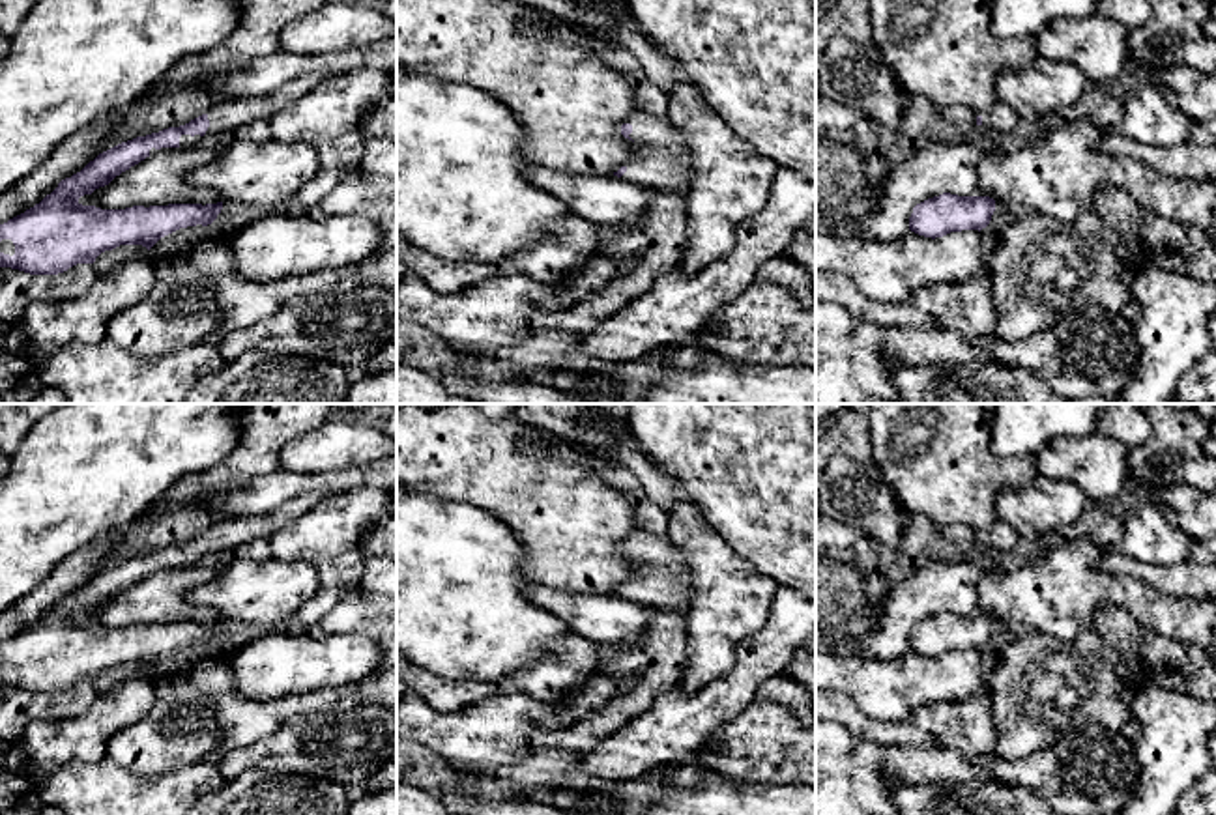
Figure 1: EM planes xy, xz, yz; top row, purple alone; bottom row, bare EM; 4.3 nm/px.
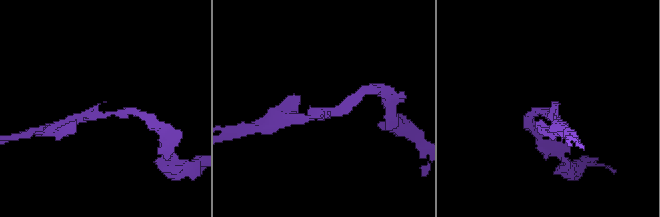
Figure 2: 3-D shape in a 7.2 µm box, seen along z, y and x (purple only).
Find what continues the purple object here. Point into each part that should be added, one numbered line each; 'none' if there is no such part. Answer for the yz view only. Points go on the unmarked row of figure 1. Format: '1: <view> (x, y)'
1: yz (1001, 537)

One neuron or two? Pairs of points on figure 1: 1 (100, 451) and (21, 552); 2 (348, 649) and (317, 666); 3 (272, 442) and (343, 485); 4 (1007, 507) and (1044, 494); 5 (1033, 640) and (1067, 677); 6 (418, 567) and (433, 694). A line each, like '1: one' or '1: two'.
1: one
2: one
3: two
4: one
5: one
6: two

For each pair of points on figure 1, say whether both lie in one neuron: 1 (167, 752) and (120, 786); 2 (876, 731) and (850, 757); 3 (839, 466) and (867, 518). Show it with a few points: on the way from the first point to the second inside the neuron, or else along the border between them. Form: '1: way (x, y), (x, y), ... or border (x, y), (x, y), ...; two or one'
1: border (107, 756), (141, 776), (159, 776), (180, 769); two
2: border (835, 720), (859, 739), (880, 748); two
3: way (844, 479), (867, 505); one

